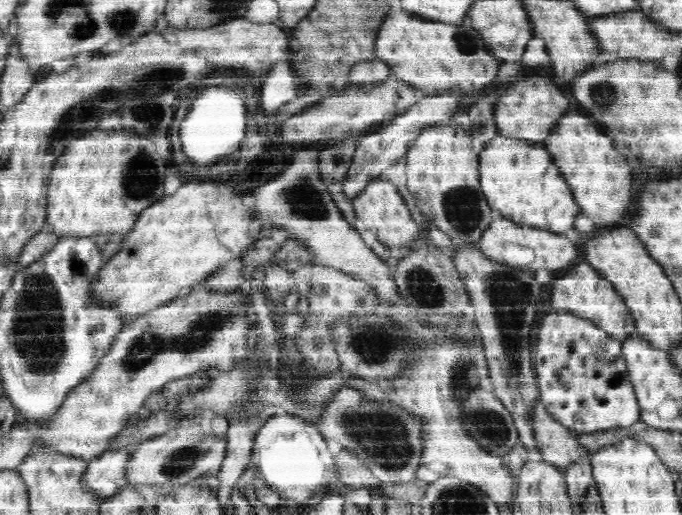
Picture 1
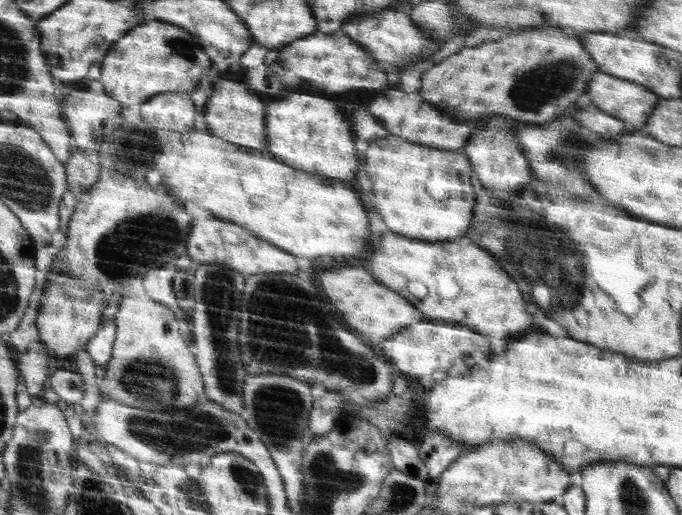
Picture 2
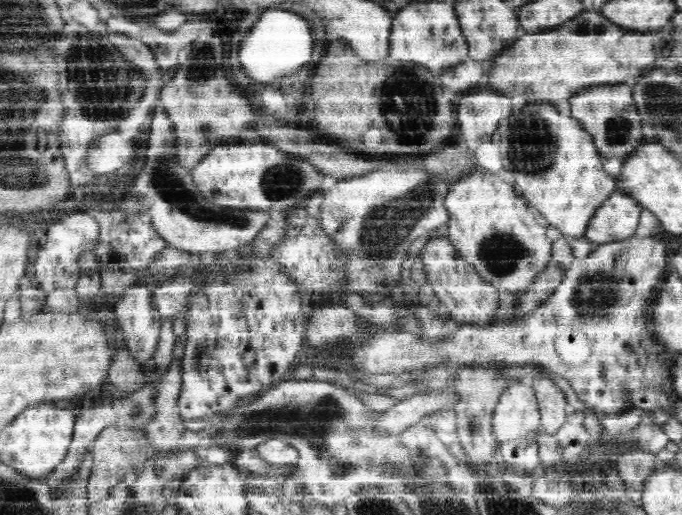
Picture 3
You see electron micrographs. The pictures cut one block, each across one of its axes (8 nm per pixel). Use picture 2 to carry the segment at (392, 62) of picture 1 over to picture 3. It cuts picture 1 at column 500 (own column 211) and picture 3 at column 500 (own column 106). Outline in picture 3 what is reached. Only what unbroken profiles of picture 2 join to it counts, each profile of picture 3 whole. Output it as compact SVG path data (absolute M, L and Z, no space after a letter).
M586 10L556 28L546 30L546 34L526 34L517 40L506 54L494 57L494 68L488 74L490 86L508 98L522 96L529 102L552 104L560 98L569 99L582 88L624 83L626 78L634 78L642 68L656 62L656 56L666 44L658 34L646 36L644 32L624 32L624 27L610 22L602 13Z

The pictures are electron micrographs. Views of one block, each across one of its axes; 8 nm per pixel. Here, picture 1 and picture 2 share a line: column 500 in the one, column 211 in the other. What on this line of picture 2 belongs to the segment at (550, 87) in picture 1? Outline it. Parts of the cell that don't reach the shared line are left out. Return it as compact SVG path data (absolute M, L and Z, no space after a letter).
M220 80L220 84L216 84L216 90L205 104L203 121L210 135L233 144L240 144L240 147L247 150L264 152L269 148L266 114L267 108L264 108L264 102L258 100L254 94L250 94L244 84L232 80Z

